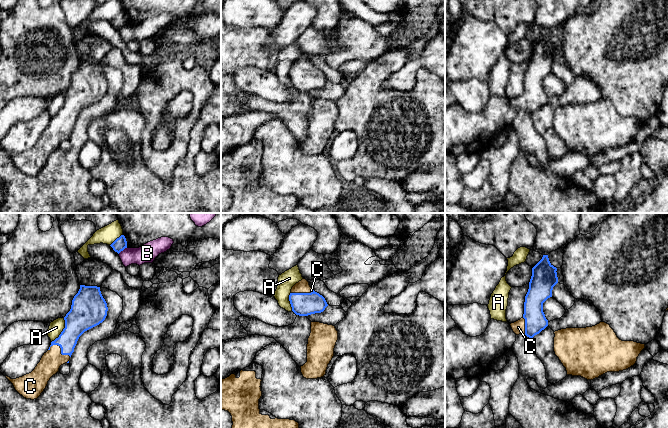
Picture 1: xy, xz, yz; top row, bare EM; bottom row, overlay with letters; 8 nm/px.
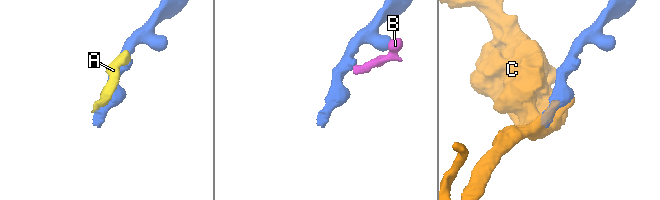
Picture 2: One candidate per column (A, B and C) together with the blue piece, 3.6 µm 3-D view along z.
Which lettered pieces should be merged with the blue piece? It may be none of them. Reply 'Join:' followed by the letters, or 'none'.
Join: C

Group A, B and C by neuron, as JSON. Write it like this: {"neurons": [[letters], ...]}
{"neurons": [["A"], ["B"], ["C"]]}

